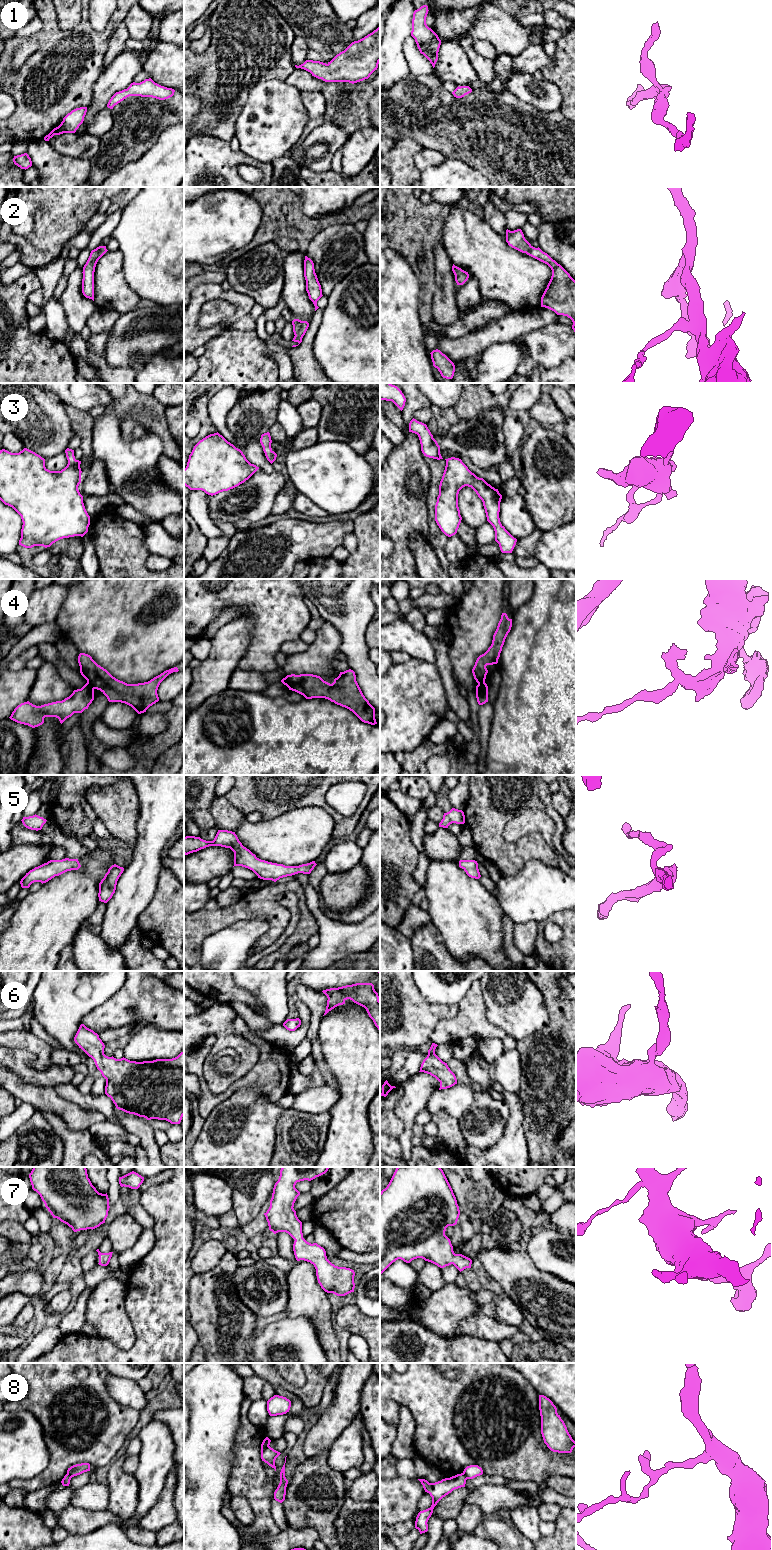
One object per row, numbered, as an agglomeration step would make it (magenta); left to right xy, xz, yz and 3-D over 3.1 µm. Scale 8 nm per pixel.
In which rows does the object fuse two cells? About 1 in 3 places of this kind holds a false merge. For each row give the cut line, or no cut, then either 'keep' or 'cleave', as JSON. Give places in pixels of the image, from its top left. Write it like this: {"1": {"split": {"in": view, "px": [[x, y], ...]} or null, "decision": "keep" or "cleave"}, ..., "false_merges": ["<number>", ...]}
{"1": {"split": null, "decision": "keep"}, "2": {"split": null, "decision": "keep"}, "3": {"split": null, "decision": "keep"}, "4": {"split": {"in": "xy", "px": [[87, 681], [94, 688]]}, "decision": "cleave"}, "5": {"split": null, "decision": "keep"}, "6": {"split": null, "decision": "keep"}, "7": {"split": null, "decision": "keep"}, "8": {"split": {"in": "xz", "px": [[268, 1445], [261, 1450]]}, "decision": "cleave"}, "false_merges": ["4", "8"]}

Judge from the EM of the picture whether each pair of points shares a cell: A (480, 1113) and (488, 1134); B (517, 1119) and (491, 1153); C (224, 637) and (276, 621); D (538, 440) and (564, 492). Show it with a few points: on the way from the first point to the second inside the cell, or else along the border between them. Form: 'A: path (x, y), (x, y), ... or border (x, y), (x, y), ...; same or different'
A: path (485, 1118), (485, 1129); same
B: path (515, 1128), (514, 1134), (500, 1148); same
C: border (242, 614), (254, 617), (252, 638), (246, 650); different
D: path (544, 453), (553, 471), (560, 479); same

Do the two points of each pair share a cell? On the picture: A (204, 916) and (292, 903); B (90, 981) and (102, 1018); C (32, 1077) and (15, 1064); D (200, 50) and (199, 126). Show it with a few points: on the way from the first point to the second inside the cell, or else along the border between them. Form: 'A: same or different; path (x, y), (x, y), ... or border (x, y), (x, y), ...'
A: different; border (288, 890), (298, 899), (297, 922)
B: different; border (117, 992), (91, 1010), (84, 1017), (82, 1023)
C: same; path (28, 1074), (19, 1065)
D: same; path (209, 69), (209, 107)

